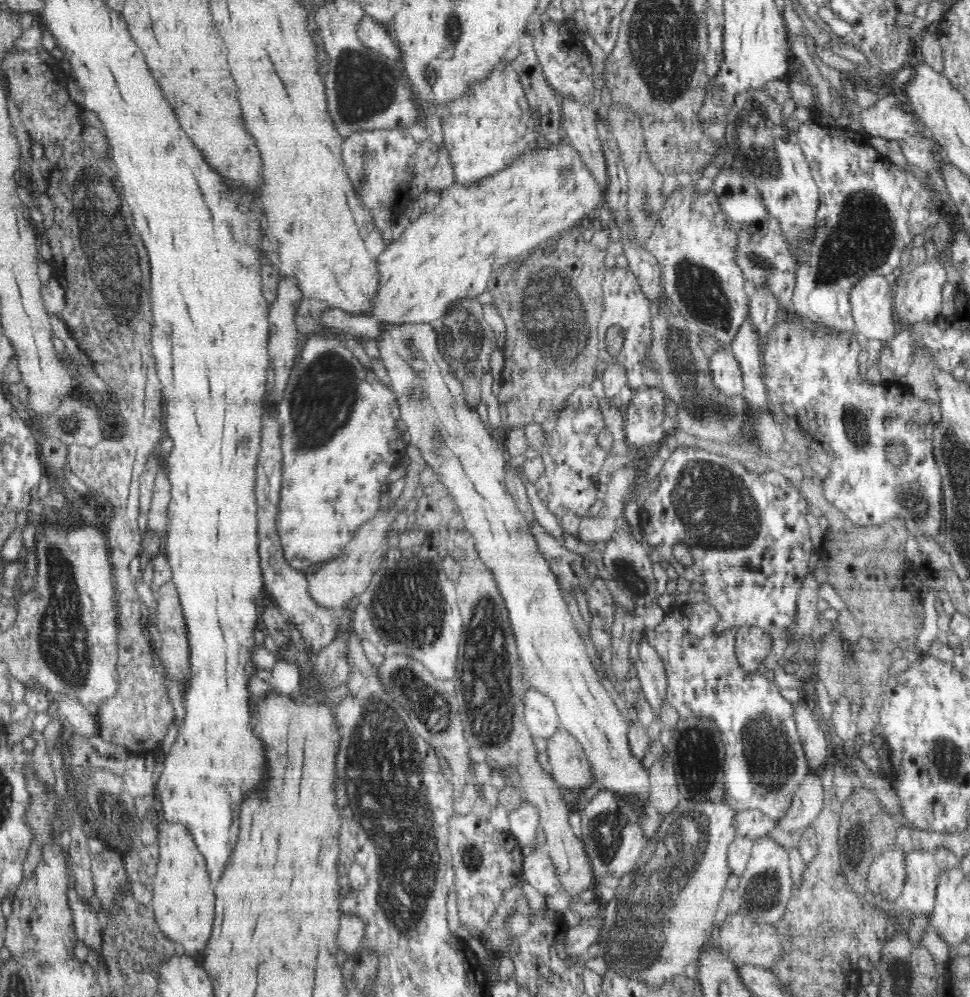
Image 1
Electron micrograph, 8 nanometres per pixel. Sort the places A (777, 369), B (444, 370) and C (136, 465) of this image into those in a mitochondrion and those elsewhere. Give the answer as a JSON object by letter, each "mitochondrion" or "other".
{"A":"other","B":"mitochondrion","C":"other"}

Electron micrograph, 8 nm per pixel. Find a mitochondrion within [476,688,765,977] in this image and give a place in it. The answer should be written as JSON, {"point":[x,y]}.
{"point":[606,831]}

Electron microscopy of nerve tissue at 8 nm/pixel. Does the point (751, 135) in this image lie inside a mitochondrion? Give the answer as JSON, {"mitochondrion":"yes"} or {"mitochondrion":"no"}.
{"mitochondrion":"yes"}

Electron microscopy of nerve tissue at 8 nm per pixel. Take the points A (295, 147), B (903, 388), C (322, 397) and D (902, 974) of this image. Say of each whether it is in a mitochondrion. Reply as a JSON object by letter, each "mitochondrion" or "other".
{"A":"other","B":"other","C":"mitochondrion","D":"mitochondrion"}

